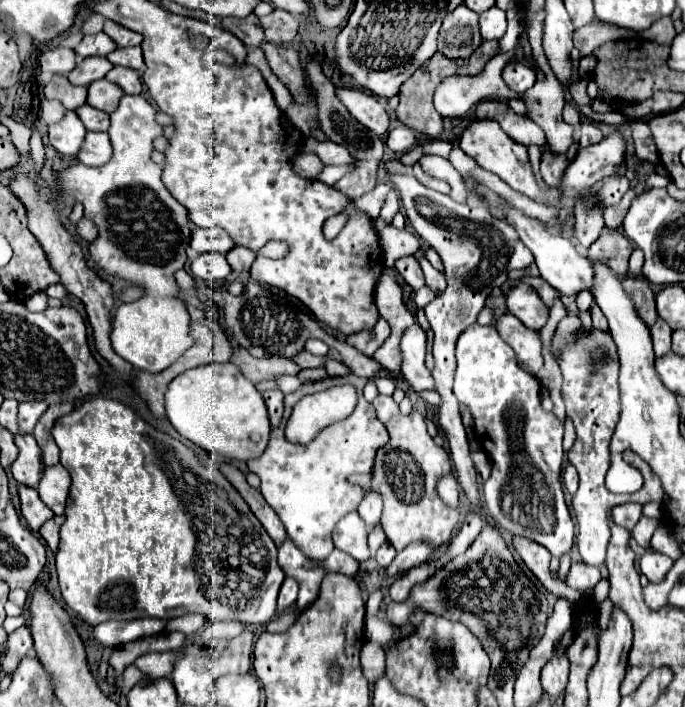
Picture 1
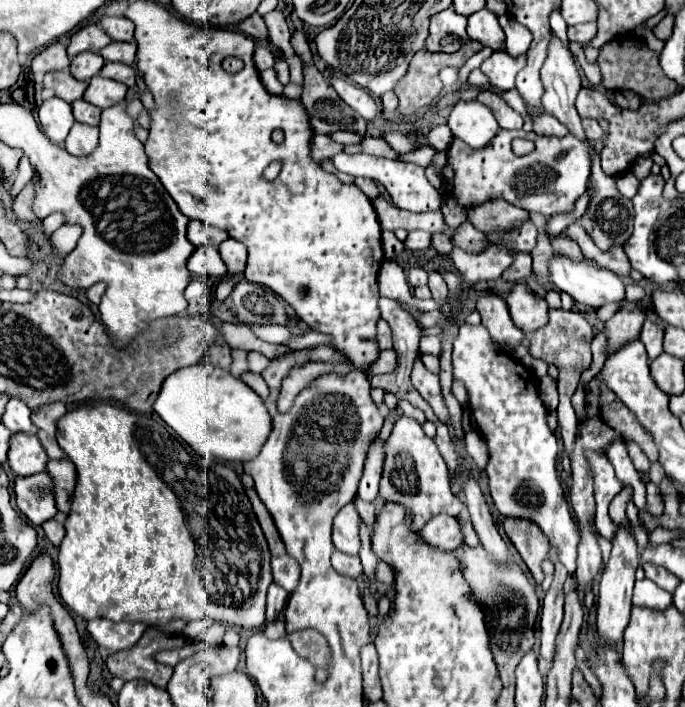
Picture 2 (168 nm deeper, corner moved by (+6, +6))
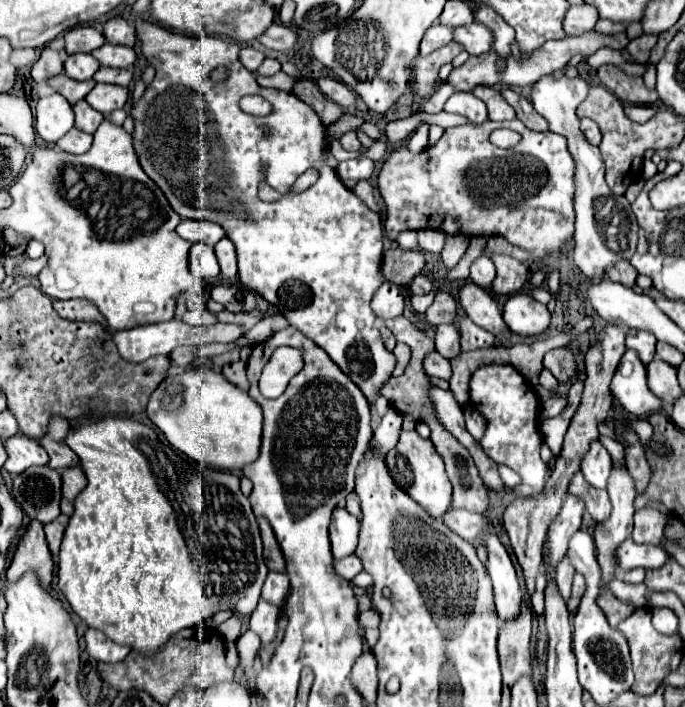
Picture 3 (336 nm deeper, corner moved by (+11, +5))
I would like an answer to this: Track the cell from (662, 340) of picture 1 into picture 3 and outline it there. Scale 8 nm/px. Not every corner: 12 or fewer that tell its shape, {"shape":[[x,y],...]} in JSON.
{"shape":[[628,331],[626,349],[634,349],[644,365],[656,351],[648,331]]}

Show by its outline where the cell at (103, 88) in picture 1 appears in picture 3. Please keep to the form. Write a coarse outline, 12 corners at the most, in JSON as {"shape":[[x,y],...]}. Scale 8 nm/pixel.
{"shape":[[98,83],[86,101],[104,115],[122,109],[128,89]]}

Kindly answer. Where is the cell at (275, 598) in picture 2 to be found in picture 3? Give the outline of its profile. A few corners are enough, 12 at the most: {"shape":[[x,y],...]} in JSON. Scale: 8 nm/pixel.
{"shape":[[258,601],[250,617],[250,629],[262,645],[276,639],[276,605]]}

